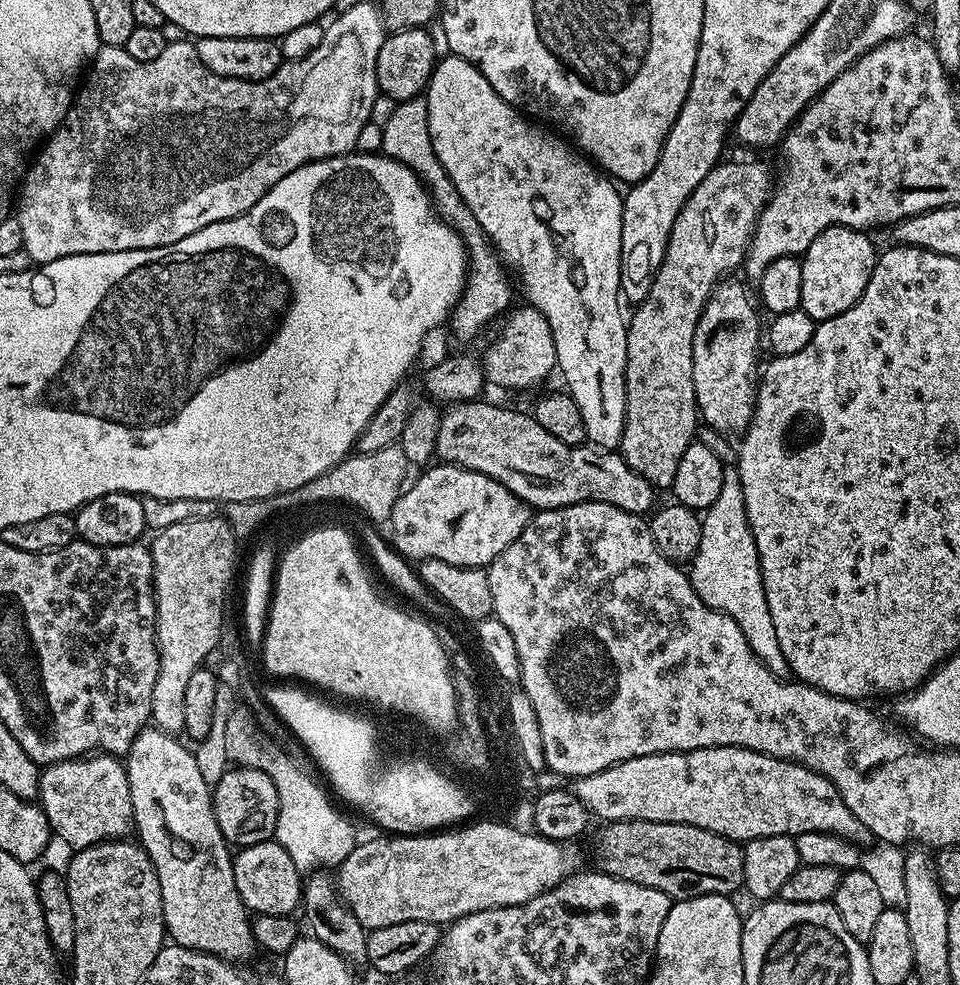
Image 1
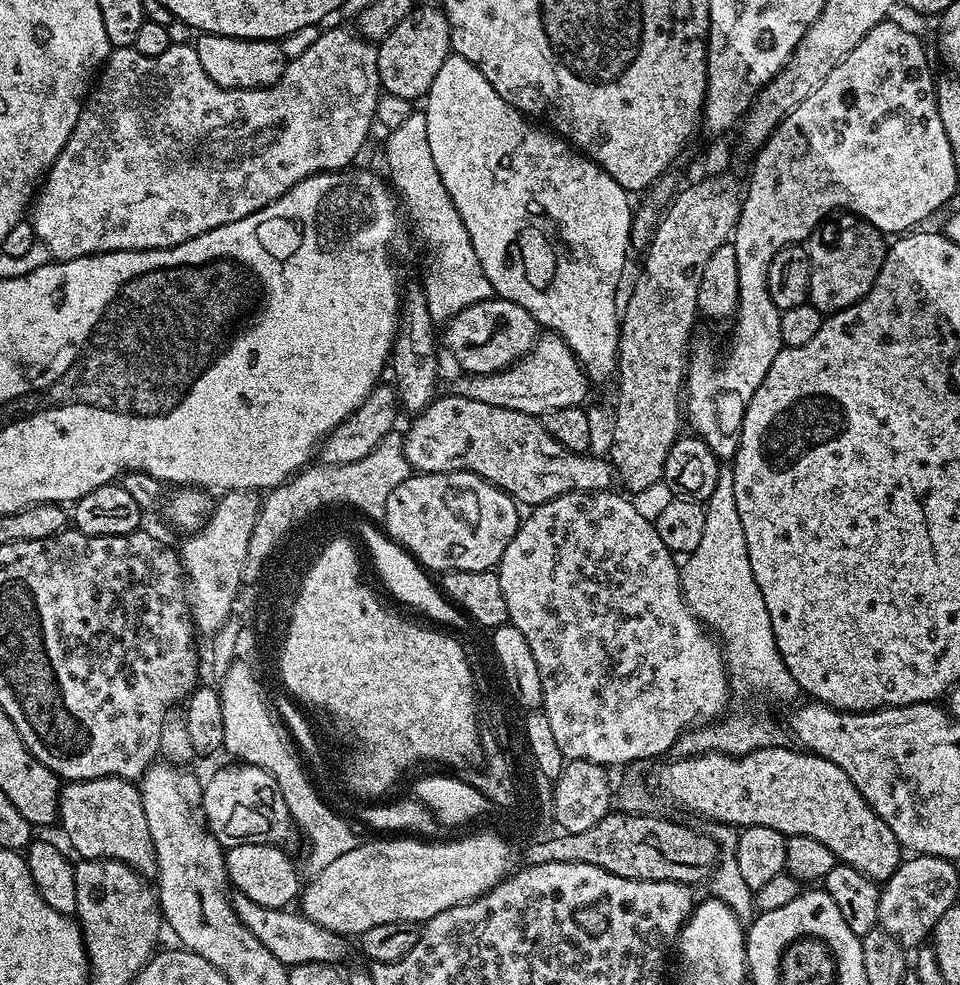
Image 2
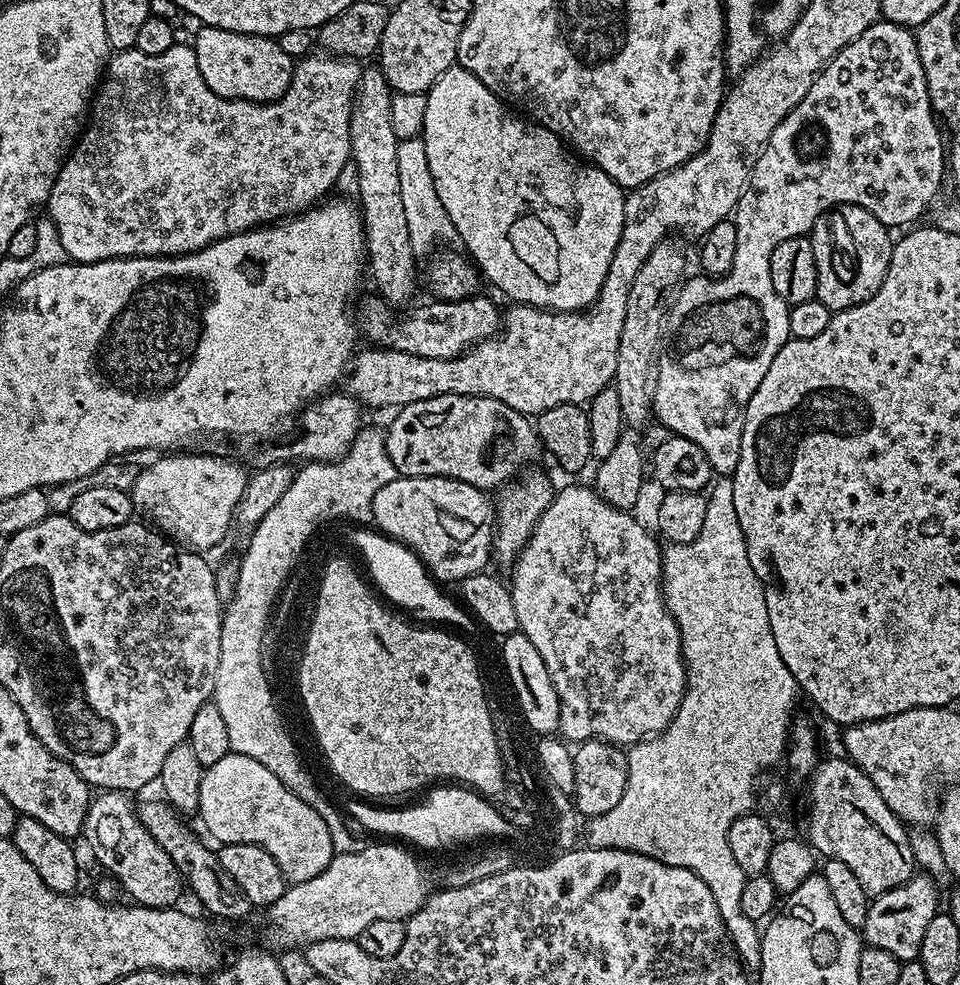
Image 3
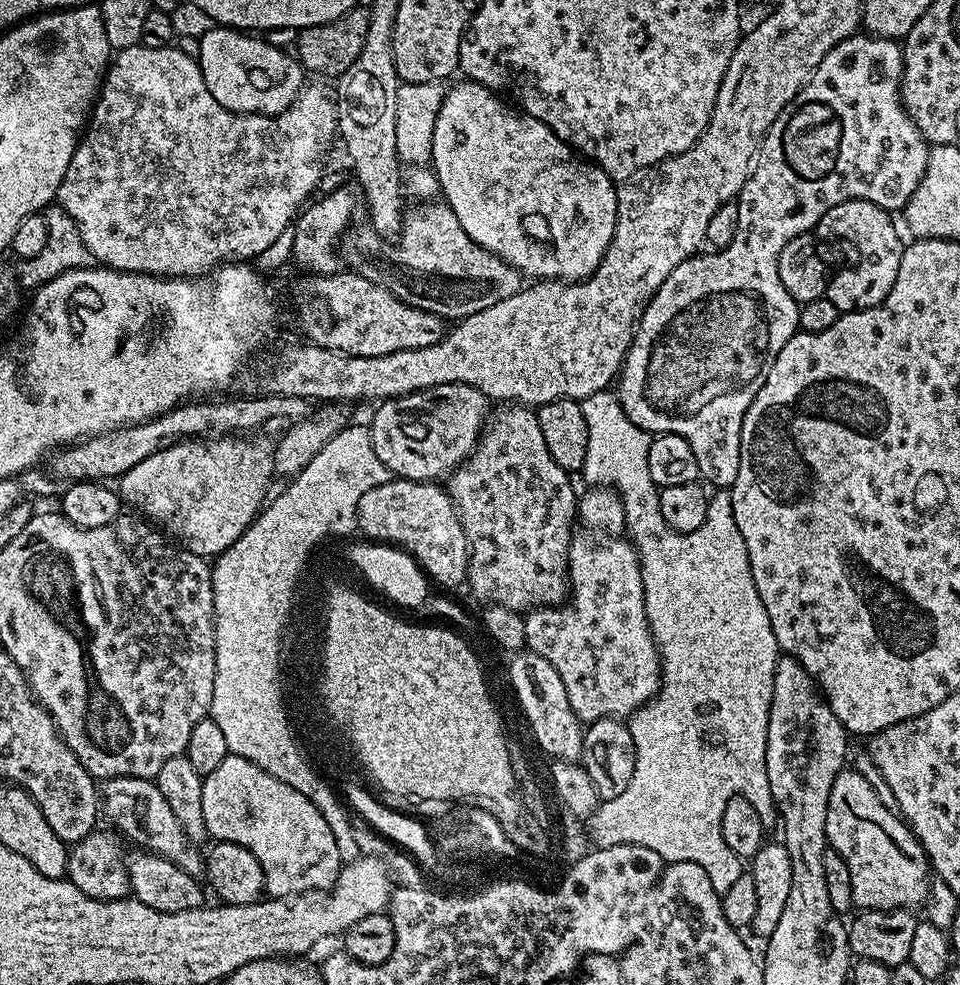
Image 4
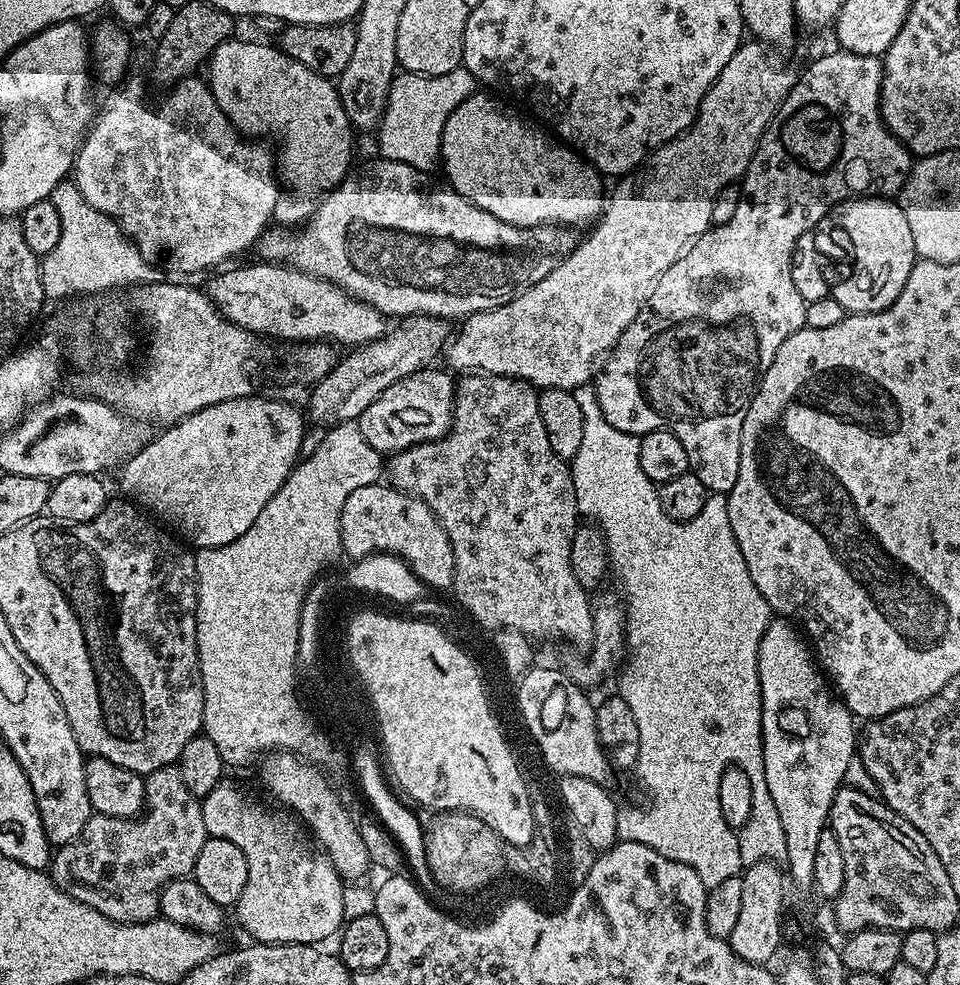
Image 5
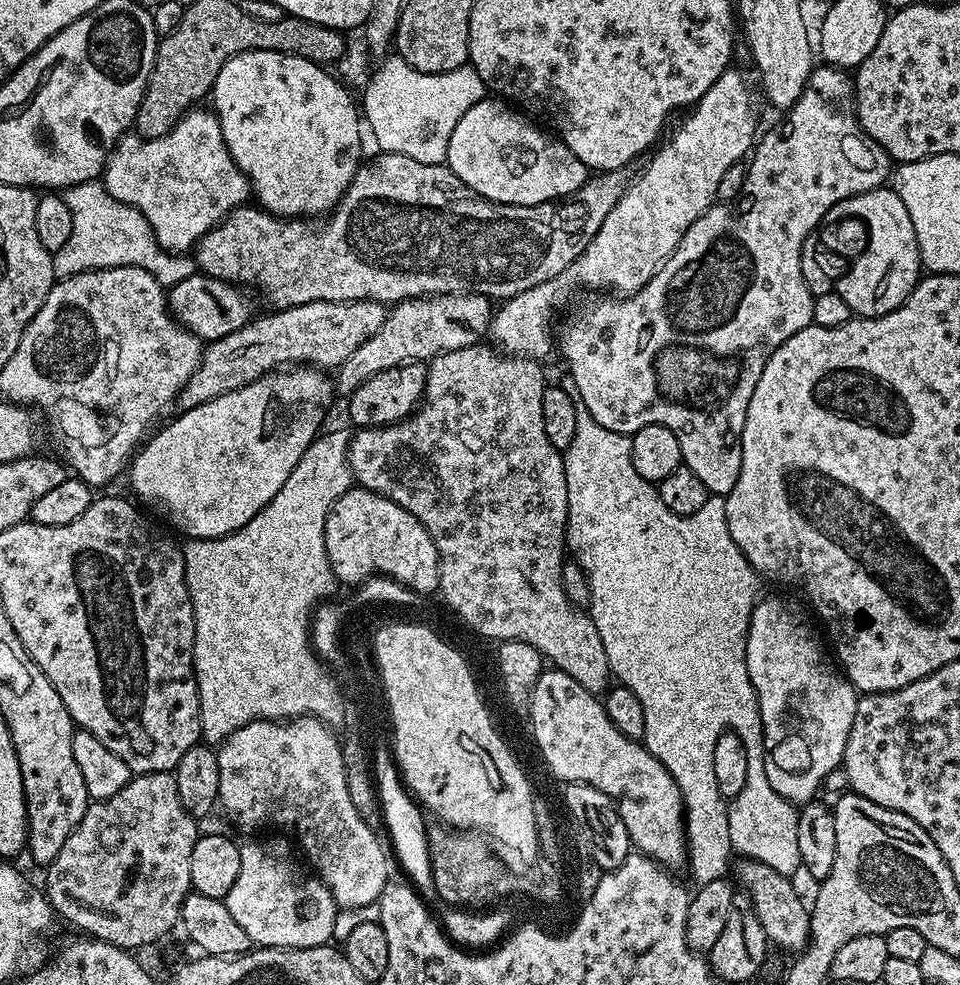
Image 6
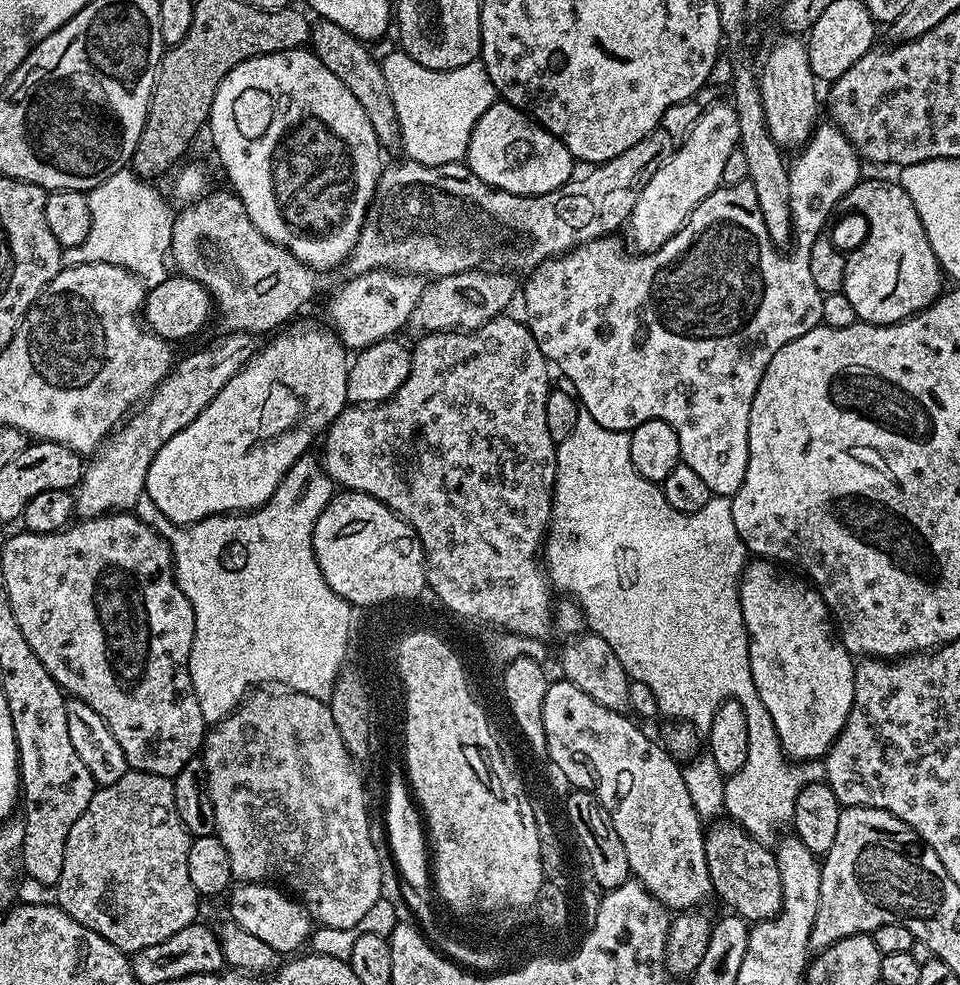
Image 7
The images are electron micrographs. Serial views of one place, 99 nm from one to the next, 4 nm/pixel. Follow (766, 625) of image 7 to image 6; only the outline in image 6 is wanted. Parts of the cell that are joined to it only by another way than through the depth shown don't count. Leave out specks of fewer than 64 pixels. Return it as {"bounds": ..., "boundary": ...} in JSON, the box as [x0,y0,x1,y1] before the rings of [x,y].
{"bounds":[746,596,858,806],"boundary":[[[766,596],[757,599],[752,606],[746,638],[746,670],[756,691],[764,727],[766,776],[782,798],[795,806],[803,806],[817,799],[816,791],[819,790],[820,783],[823,780],[825,783],[832,771],[844,763],[846,738],[850,734],[850,726],[854,726],[858,693],[834,663],[829,649],[820,645],[820,640],[808,621],[809,613],[795,608],[790,601],[783,600],[780,596]]]}

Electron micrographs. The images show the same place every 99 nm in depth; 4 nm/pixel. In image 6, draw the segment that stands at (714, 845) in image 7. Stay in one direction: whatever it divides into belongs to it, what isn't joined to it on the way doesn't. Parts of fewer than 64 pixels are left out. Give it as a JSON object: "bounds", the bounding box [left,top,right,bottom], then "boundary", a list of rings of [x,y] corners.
{"bounds":[736,859,811,954],"boundary":[[[743,859],[736,870],[737,883],[741,889],[751,898],[755,916],[759,918],[762,930],[765,930],[769,943],[775,947],[780,946],[784,950],[799,954],[807,948],[811,936],[809,930],[809,918],[811,916],[807,903],[802,902],[794,883],[789,877],[784,876],[774,868],[766,866],[752,859]]]}

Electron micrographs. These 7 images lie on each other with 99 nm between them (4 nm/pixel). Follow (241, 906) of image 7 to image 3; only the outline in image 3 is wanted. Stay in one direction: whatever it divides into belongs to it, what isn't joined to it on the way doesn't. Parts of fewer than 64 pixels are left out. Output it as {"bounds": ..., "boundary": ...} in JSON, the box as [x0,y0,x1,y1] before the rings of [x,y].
{"bounds":[198,752,334,884],"boundary":[[[228,752],[226,758],[204,769],[198,819],[221,845],[261,844],[266,854],[278,862],[285,881],[292,884],[322,874],[334,855],[330,830],[326,822],[322,822],[322,814],[318,814],[314,806],[306,806],[306,802],[278,782],[262,762],[246,758],[246,754]]]}

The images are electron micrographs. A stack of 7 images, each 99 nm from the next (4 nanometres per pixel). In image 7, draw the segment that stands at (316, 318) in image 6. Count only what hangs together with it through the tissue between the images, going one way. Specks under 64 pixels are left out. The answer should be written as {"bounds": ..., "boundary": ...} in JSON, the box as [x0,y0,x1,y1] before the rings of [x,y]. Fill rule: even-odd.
{"bounds":[75,270,426,518],"boundary":[[[377,270],[361,272],[351,278],[353,280],[337,294],[336,301],[328,308],[331,327],[345,349],[359,350],[379,340],[395,337],[399,328],[408,328],[408,320],[414,306],[418,306],[426,285],[421,277]],[[228,332],[221,340],[192,352],[175,361],[171,372],[168,373],[156,391],[143,401],[117,427],[116,431],[100,445],[98,451],[87,461],[83,469],[78,487],[75,489],[76,497],[75,515],[80,518],[90,516],[107,516],[110,512],[126,512],[135,509],[145,495],[146,474],[150,462],[154,462],[154,454],[178,434],[242,370],[242,366],[258,351],[251,332]]]}

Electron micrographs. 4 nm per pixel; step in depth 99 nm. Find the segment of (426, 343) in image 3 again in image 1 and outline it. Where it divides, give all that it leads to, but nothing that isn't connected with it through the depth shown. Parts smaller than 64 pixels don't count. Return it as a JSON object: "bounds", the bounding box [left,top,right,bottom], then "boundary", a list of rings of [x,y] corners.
{"bounds":[482,307,557,388],"boundary":[[[517,307],[507,313],[500,333],[482,355],[484,379],[496,388],[532,388],[557,371],[554,334],[550,334],[550,322],[537,308]]]}

